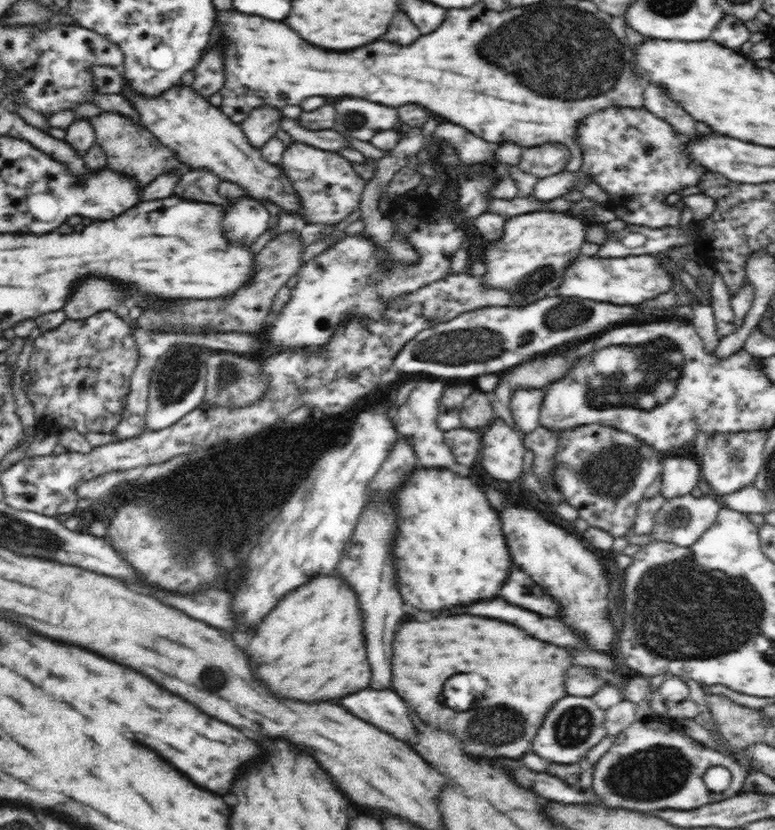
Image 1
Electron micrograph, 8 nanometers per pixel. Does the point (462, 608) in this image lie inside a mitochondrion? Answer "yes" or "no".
no

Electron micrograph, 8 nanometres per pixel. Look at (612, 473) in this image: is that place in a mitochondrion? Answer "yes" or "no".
yes

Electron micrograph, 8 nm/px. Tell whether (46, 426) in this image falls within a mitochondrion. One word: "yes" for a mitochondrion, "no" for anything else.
no

